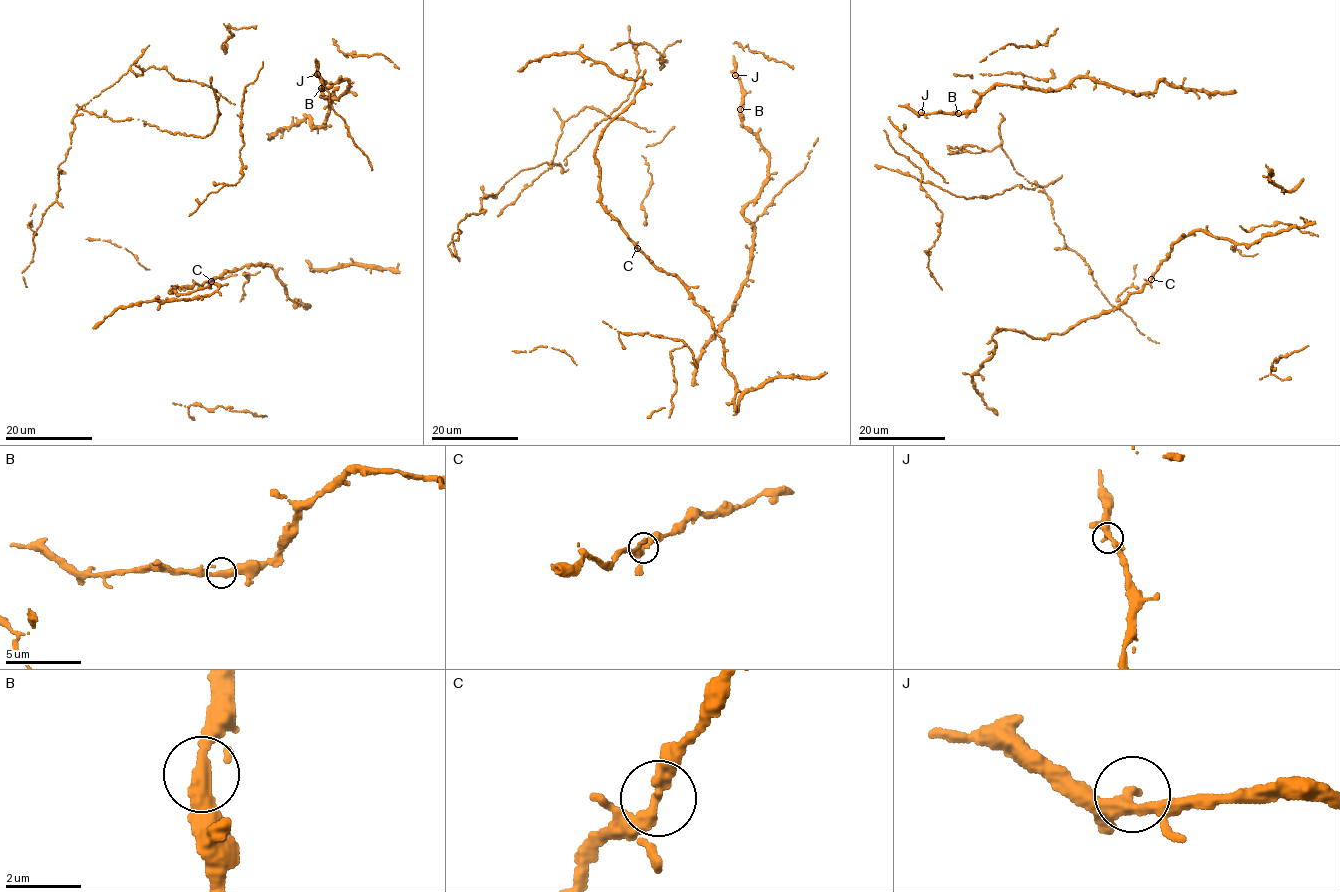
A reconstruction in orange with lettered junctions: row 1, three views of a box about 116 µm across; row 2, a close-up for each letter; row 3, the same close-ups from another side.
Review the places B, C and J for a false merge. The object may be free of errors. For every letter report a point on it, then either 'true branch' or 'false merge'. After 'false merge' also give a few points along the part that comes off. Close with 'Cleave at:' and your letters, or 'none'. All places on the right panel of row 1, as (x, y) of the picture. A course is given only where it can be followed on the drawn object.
B: at (958, 113); true branch
C: at (1151, 279); true branch
J: at (921, 112); true branch
Cleave at: none

